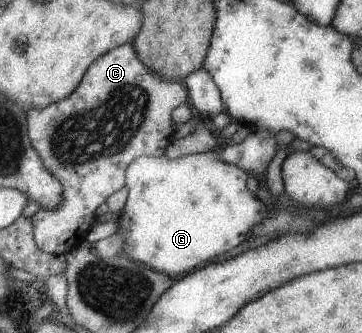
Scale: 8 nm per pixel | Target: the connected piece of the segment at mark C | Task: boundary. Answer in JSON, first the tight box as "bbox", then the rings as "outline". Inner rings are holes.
{"bbox":[26,41,187,255],"outline":[[[128,41],[106,50],[106,53],[92,61],[78,85],[65,98],[42,109],[31,107],[26,112],[26,129],[30,143],[39,155],[42,165],[63,187],[63,198],[58,208],[38,208],[29,219],[38,249],[45,254],[63,255],[79,241],[86,239],[86,233],[96,221],[96,207],[125,185],[126,166],[138,156],[164,155],[172,140],[173,123],[170,113],[180,103],[187,104],[187,91],[182,82],[166,81],[152,73],[138,59],[133,45]]]}

